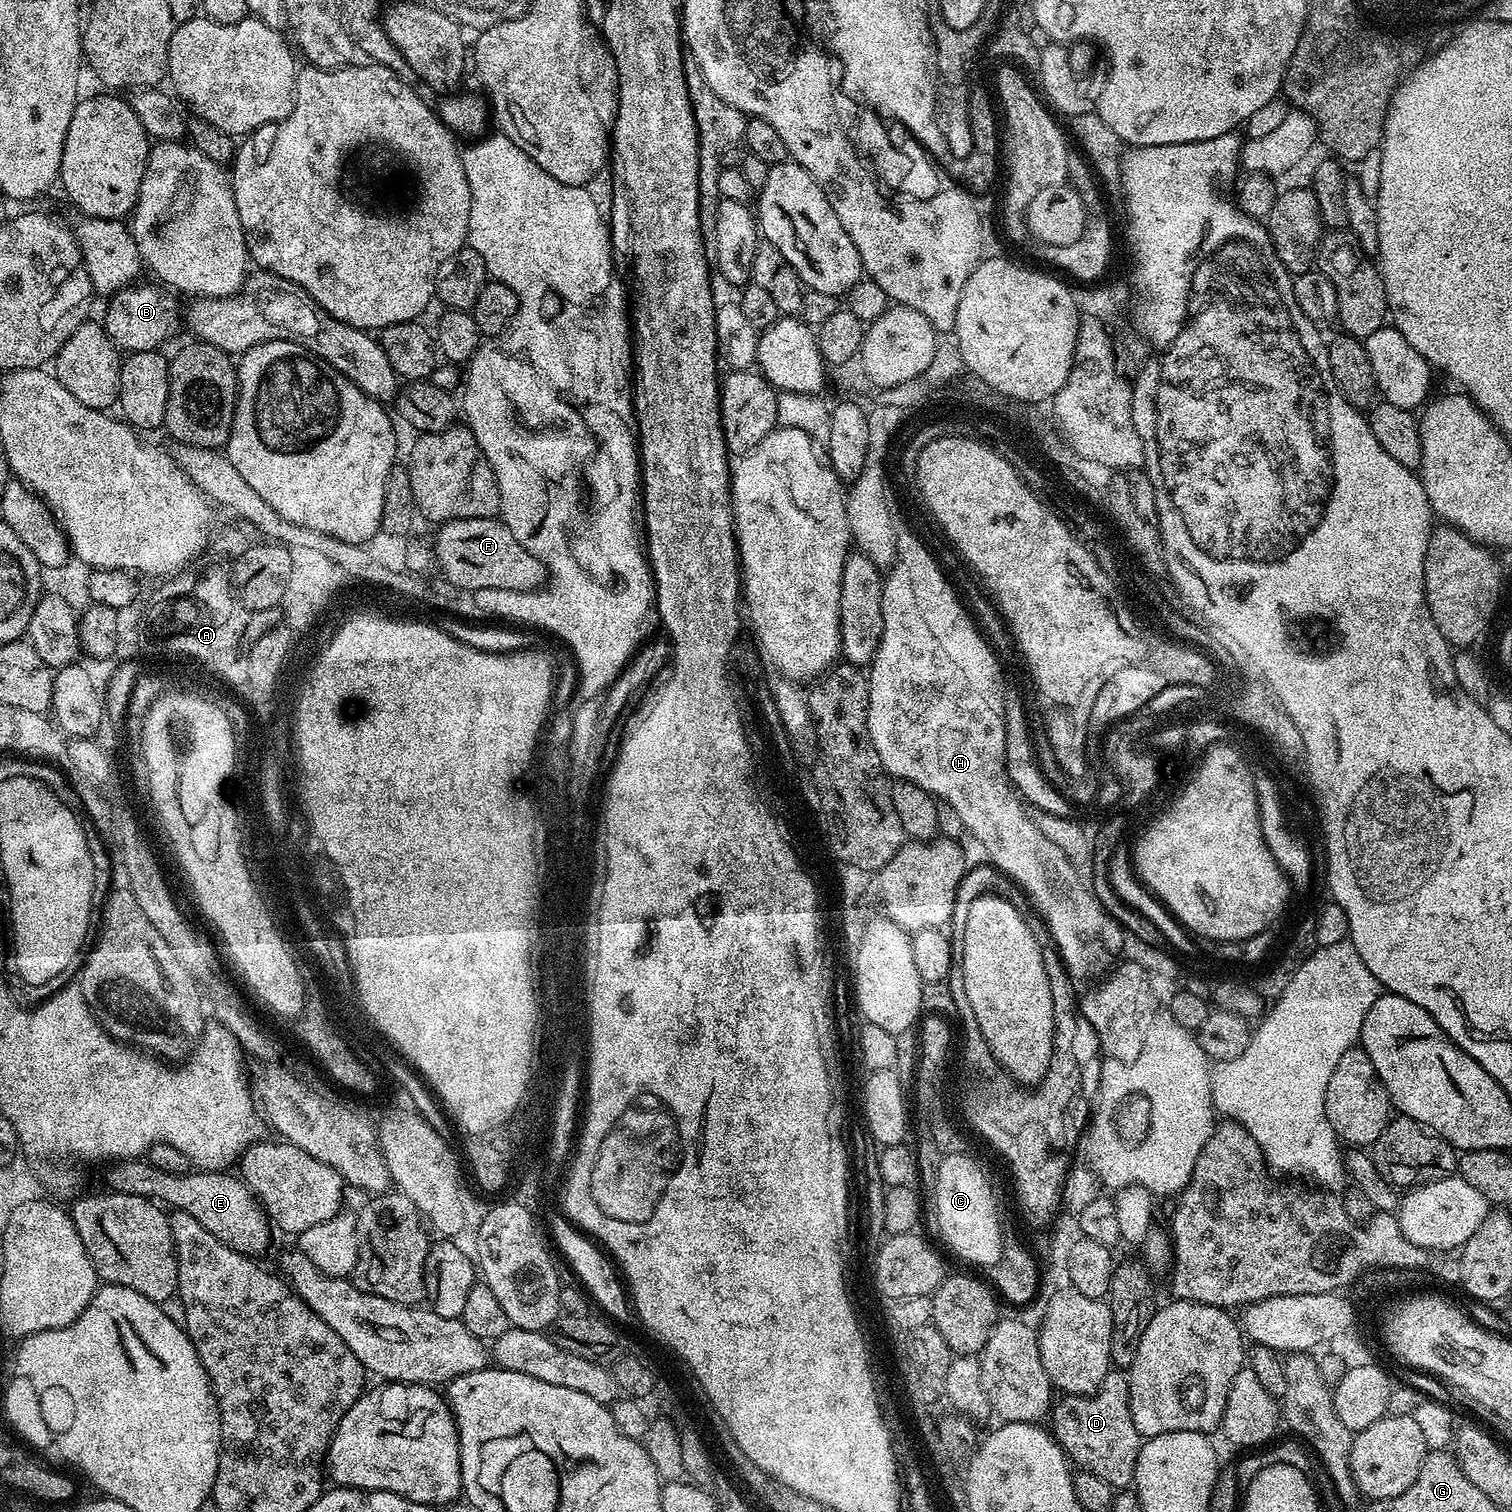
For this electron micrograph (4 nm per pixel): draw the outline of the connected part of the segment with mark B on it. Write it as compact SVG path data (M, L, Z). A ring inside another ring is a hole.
M131 284L113 293L104 312L102 327L105 335L119 351L131 354L134 352L157 351L166 340L170 339L182 324L178 316L178 306L171 293L164 293L161 287L150 284Z

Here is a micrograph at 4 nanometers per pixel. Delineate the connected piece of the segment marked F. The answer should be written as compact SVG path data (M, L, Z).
M462 518L445 520L439 525L434 541L438 562L456 584L465 586L467 593L474 591L514 590L534 592L545 587L549 579L548 567L504 525L500 518Z

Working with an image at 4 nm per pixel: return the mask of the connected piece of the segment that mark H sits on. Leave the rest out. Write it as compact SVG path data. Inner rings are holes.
M904 530L896 537L896 559L892 561L884 576L884 589L882 590L882 638L878 642L878 650L874 654L870 667L867 669L868 678L868 733L870 742L874 750L878 750L878 758L882 758L884 771L888 773L893 781L905 780L914 782L914 786L922 786L937 801L946 803L952 807L952 812L976 835L976 840L988 851L987 863L992 865L1001 876L1009 876L1022 891L1028 895L1030 903L1036 907L1038 915L1044 919L1044 924L1048 927L1051 943L1056 945L1060 951L1060 959L1064 960L1067 956L1090 956L1090 938L1098 938L1098 930L1104 928L1102 918L1106 918L1105 905L1100 905L1090 893L1084 889L1085 881L1078 873L1076 866L1069 860L1067 854L1054 846L1046 834L1042 834L1037 817L1031 816L1024 809L1025 801L1015 788L1012 787L1012 780L1008 776L1008 767L1004 759L1006 758L1006 718L1004 717L1004 706L1006 701L1006 691L1004 692L1004 668L1000 665L1000 660L996 657L994 649L988 645L986 637L980 633L978 625L972 621L972 616L968 613L966 605L960 601L960 596L956 593L954 585L948 581L946 573L940 569L938 561L932 557L932 552L920 541L921 537L909 530Z

